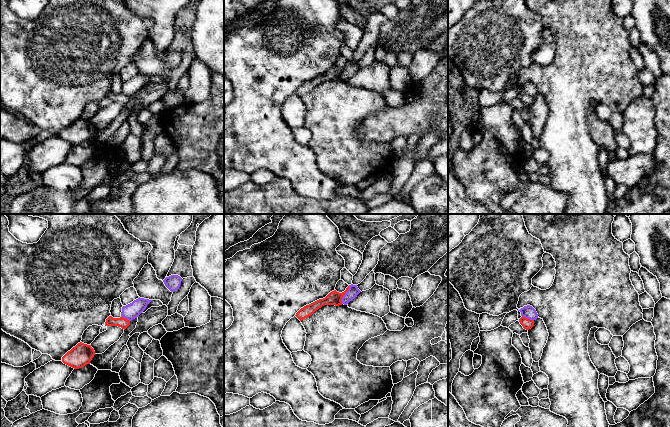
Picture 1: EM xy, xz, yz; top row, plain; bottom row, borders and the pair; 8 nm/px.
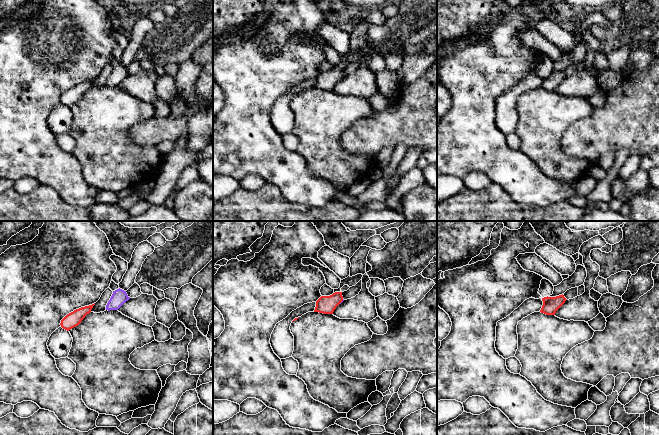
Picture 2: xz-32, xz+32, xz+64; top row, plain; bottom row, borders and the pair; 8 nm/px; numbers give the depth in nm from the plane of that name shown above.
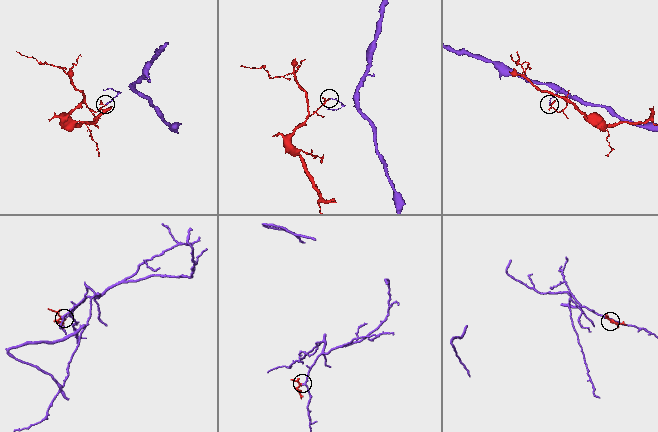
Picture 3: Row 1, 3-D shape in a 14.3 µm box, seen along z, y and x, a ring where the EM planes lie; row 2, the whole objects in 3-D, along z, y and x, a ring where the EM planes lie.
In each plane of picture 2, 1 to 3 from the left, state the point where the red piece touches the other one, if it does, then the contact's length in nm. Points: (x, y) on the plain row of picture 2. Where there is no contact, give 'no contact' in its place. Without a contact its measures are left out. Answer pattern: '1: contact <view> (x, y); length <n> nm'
1: no contact
2: contact xz+32 (342, 77); length 50 nm
3: no contact

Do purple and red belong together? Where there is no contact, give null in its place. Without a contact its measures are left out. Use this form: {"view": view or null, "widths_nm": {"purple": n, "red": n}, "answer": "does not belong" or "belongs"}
{"view": "xz", "widths_nm": {"purple": 90, "red": 110}, "answer": "does not belong"}

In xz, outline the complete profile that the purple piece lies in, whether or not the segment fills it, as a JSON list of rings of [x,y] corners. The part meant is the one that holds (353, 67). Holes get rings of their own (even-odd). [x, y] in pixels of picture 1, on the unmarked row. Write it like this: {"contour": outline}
{"contour": [[[349,61],[348,67],[342,73],[342,80],[347,81],[351,76],[353,76],[361,67],[358,65],[357,61]]]}

